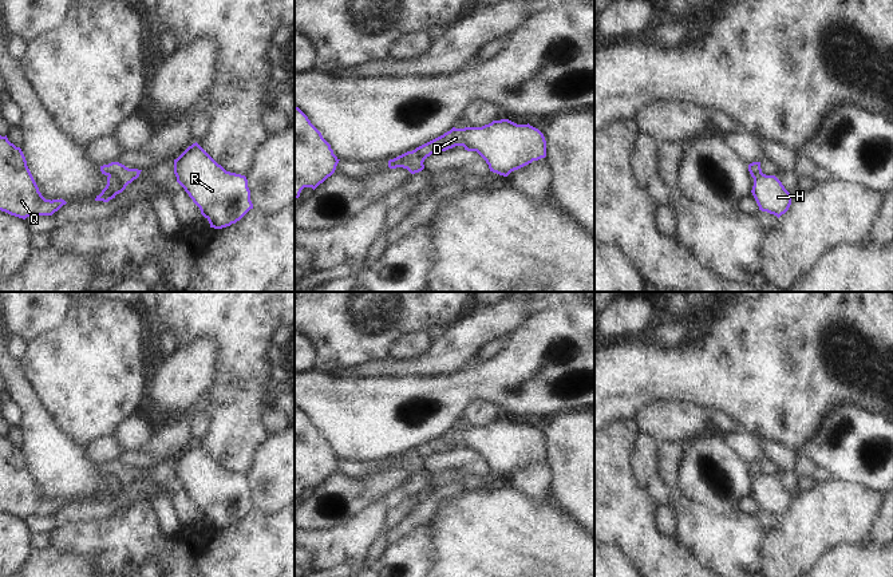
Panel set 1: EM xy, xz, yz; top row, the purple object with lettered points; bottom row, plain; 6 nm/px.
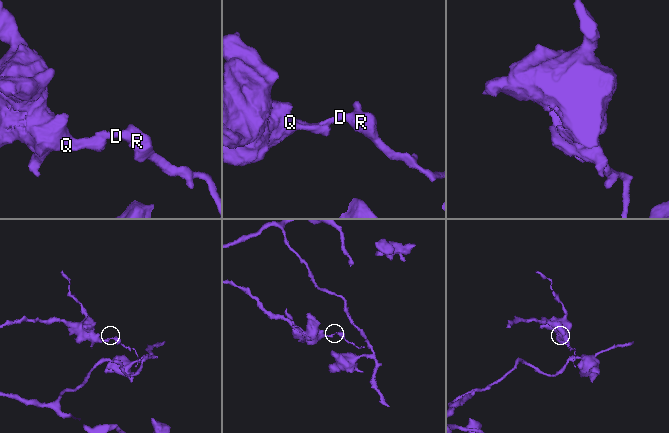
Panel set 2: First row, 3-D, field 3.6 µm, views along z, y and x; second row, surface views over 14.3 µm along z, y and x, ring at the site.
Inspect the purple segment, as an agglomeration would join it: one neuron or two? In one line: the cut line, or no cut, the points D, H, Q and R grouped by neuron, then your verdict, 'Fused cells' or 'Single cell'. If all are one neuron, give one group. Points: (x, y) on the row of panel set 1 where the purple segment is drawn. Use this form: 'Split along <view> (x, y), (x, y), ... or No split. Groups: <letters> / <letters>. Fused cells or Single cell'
Split along xy (109, 174), (126, 185). Groups: D R / H Q. Fused cells.

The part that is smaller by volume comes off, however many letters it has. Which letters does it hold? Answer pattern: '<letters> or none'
D, R

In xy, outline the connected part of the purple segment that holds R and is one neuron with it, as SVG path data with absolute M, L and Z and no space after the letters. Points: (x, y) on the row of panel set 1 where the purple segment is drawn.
M197 142L174 159L174 174L210 228L230 226L253 209L246 177L226 171Z

